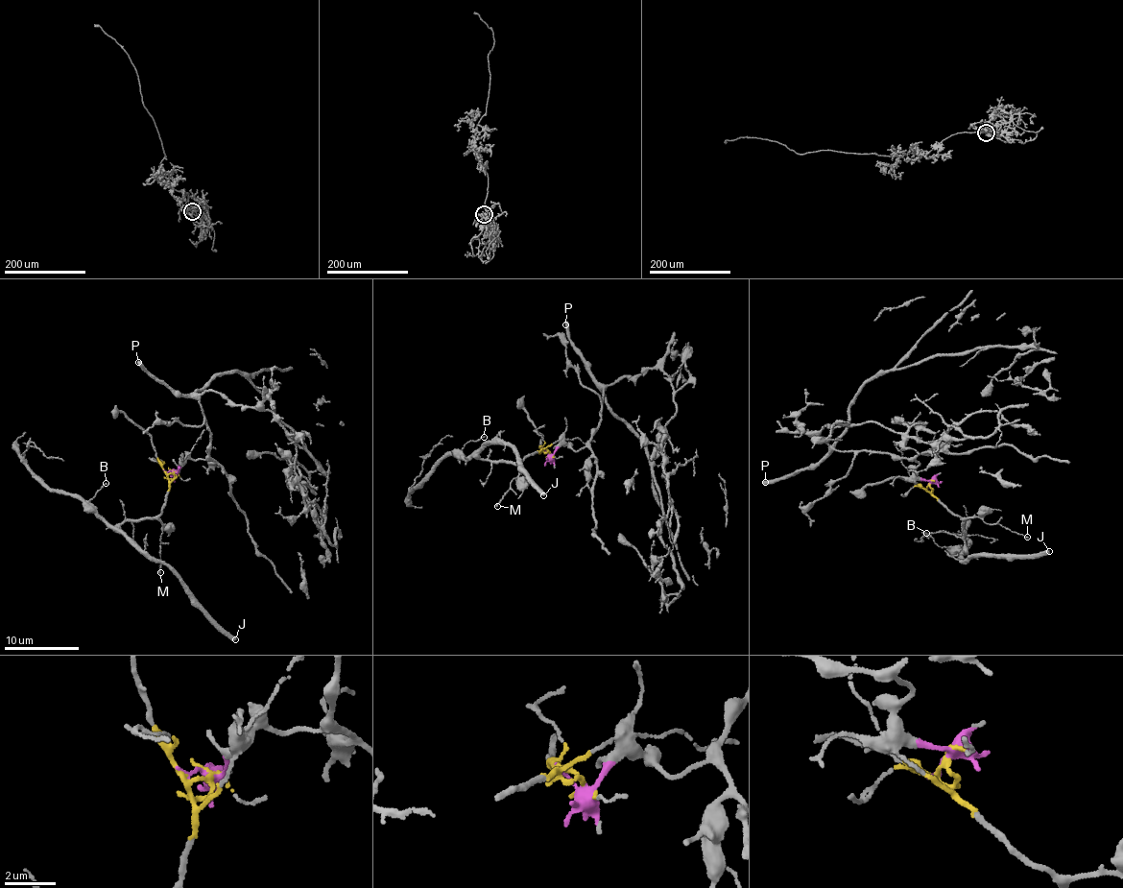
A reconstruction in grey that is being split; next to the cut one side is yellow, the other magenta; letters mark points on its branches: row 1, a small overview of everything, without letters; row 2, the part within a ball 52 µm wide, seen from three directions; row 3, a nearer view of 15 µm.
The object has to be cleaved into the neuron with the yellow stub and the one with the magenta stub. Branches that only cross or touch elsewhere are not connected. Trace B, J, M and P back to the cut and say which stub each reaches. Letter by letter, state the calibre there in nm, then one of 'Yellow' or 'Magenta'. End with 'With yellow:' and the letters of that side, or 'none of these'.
B: Thickness 110 nm. Yellow
J: Thickness 400 nm. Yellow
M: Thickness 110 nm. Yellow
P: Thickness 440 nm. Magenta
With yellow: B, J, M

